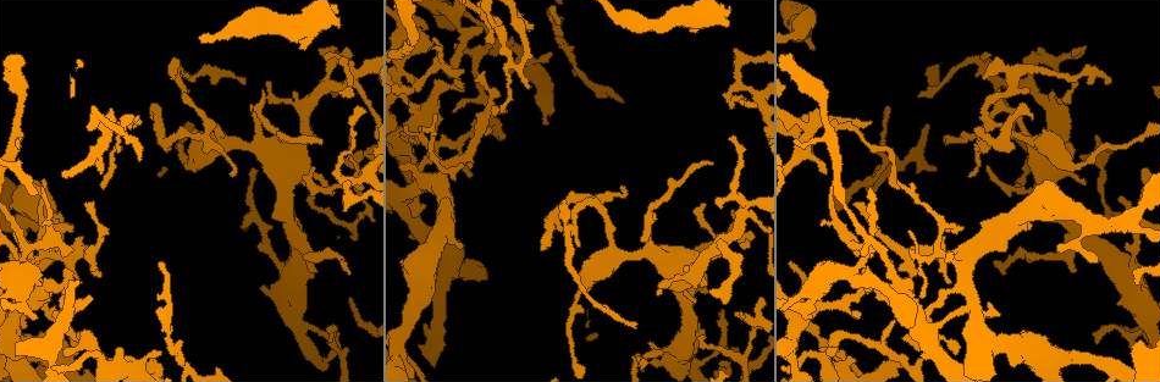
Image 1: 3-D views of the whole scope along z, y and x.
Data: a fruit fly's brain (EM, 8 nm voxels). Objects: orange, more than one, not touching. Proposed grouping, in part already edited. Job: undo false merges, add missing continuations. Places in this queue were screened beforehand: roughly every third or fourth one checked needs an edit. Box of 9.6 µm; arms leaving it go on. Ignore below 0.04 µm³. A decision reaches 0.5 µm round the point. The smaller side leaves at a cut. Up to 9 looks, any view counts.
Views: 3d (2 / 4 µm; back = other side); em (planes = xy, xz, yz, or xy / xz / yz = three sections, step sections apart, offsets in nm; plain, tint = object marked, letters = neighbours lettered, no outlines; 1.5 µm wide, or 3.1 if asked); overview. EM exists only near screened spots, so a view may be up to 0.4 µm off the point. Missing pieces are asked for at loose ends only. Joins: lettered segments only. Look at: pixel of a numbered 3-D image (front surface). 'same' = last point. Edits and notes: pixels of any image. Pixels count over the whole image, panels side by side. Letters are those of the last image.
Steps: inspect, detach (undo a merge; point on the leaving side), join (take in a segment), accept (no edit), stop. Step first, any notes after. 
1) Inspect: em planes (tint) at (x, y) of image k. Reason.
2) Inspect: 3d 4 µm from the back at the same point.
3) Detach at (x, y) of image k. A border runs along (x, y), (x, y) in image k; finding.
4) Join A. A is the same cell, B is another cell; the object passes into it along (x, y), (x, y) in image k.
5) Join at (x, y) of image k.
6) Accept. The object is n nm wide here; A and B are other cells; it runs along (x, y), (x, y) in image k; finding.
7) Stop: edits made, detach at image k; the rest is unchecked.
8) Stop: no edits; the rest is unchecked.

Inspect: em xz step 8 (plain) at (518, 23) of image 1. Branch point.

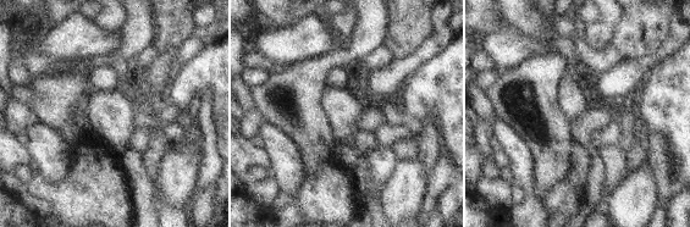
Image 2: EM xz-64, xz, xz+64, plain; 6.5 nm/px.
Inspect: em xz step 8 (tint) at the same point. Where the object lies.

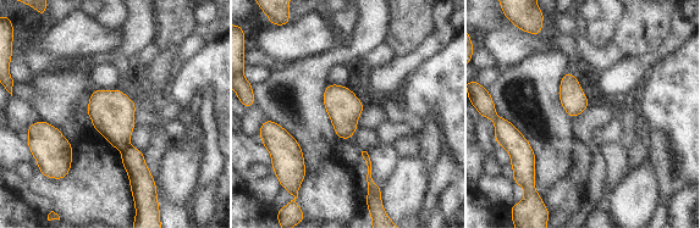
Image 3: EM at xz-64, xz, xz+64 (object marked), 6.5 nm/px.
Inspect: em xz step 8 (letters) at the same point.

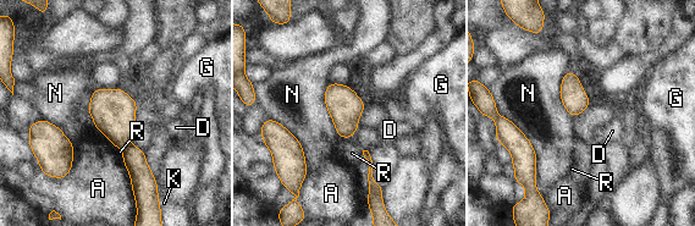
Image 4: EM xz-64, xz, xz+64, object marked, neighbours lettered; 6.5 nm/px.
Detach at (142, 180) of image 4. The object is 160 nm wide here; A, D, G, K, N and R are other cells; a border runs along (130, 144), (123, 149) in image 4; two neurons meet here.

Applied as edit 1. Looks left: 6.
Inspect: overview. Redraw.

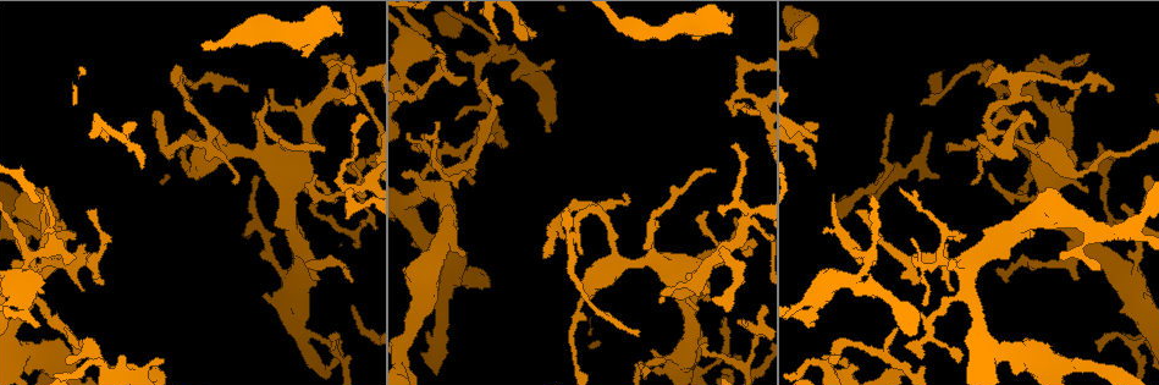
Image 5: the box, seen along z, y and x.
Inspect: em planes (plain) at (993, 87) of image 5. Sharp bend.

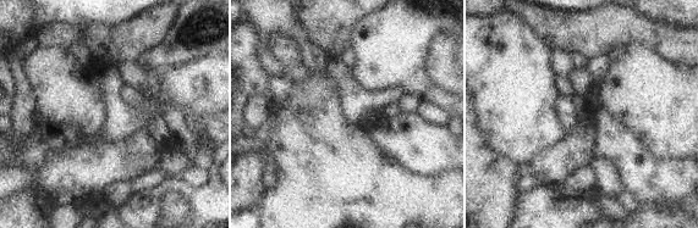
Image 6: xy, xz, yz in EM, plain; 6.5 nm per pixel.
Inspect: em planes (letters) at the same point. See the neighbours.

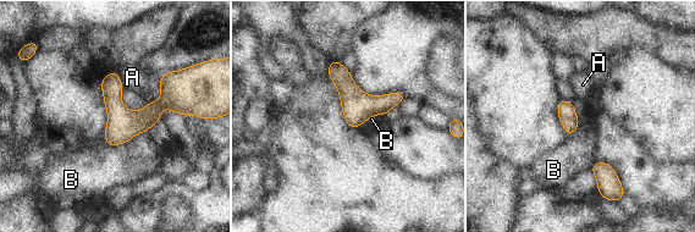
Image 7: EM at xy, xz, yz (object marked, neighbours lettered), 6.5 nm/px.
Accept. A and B are other cells; one neuron here.

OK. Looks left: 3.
Stop: edits made, detach at image 4; the rest is unchecked.

